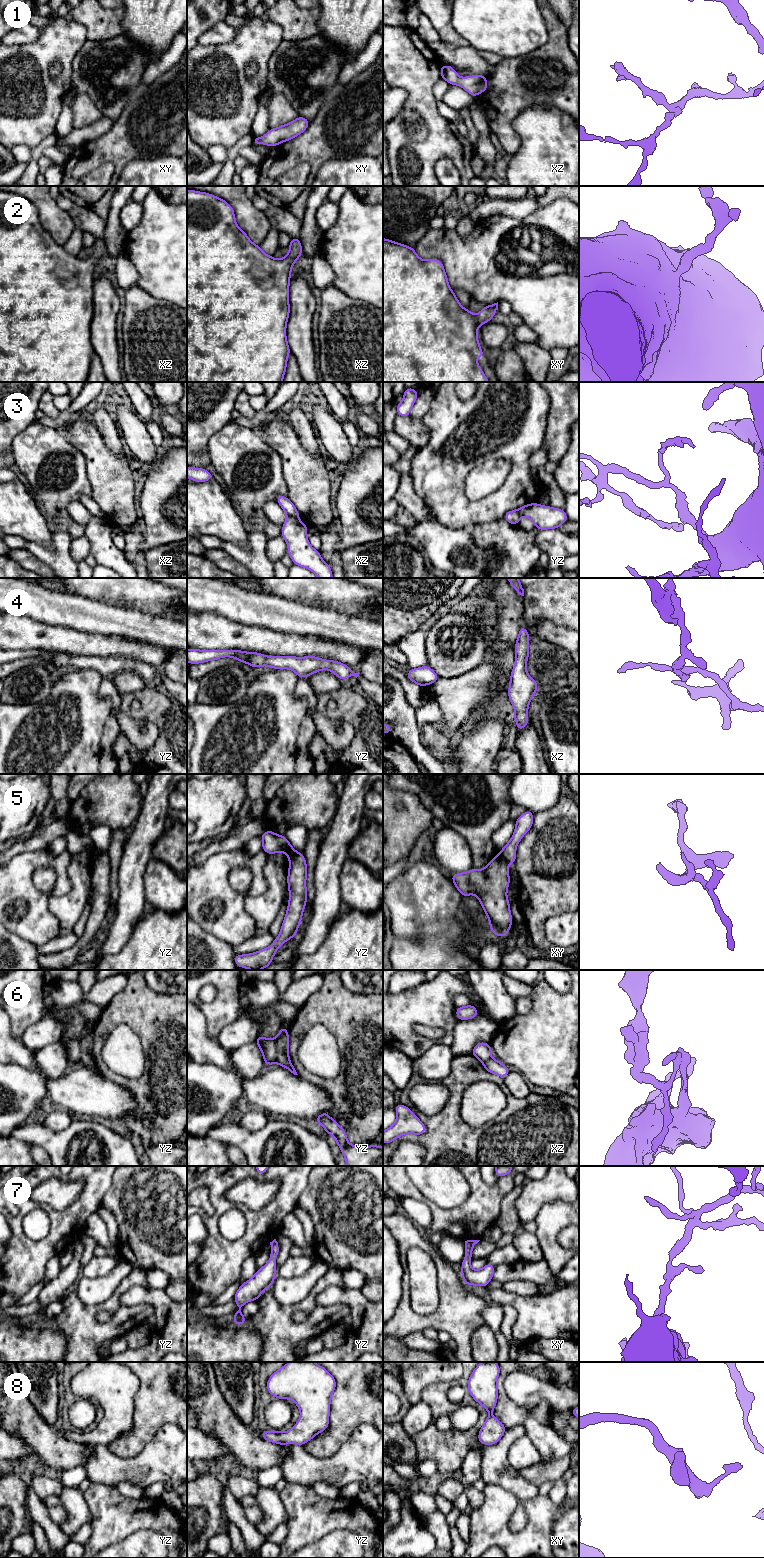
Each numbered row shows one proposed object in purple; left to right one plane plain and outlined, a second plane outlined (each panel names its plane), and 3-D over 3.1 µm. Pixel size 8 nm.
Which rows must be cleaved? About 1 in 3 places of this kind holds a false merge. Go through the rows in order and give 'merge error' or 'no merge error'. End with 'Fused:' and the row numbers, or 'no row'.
1: no merge error
2: no merge error
3: merge error
4: no merge error
5: merge error
6: merge error
7: no merge error
8: no merge error
Fused: 3, 5, 6

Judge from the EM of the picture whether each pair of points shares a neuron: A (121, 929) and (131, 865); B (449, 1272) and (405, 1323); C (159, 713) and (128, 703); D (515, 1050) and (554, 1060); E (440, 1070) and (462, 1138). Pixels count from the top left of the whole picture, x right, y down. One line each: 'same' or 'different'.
A: same
B: same
C: same
D: same
E: different

